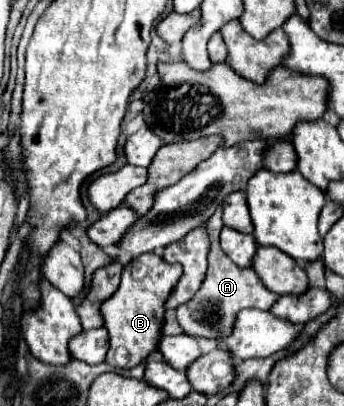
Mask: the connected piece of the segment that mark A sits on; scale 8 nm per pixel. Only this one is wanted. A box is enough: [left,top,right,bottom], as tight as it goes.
[177,206,279,340]

